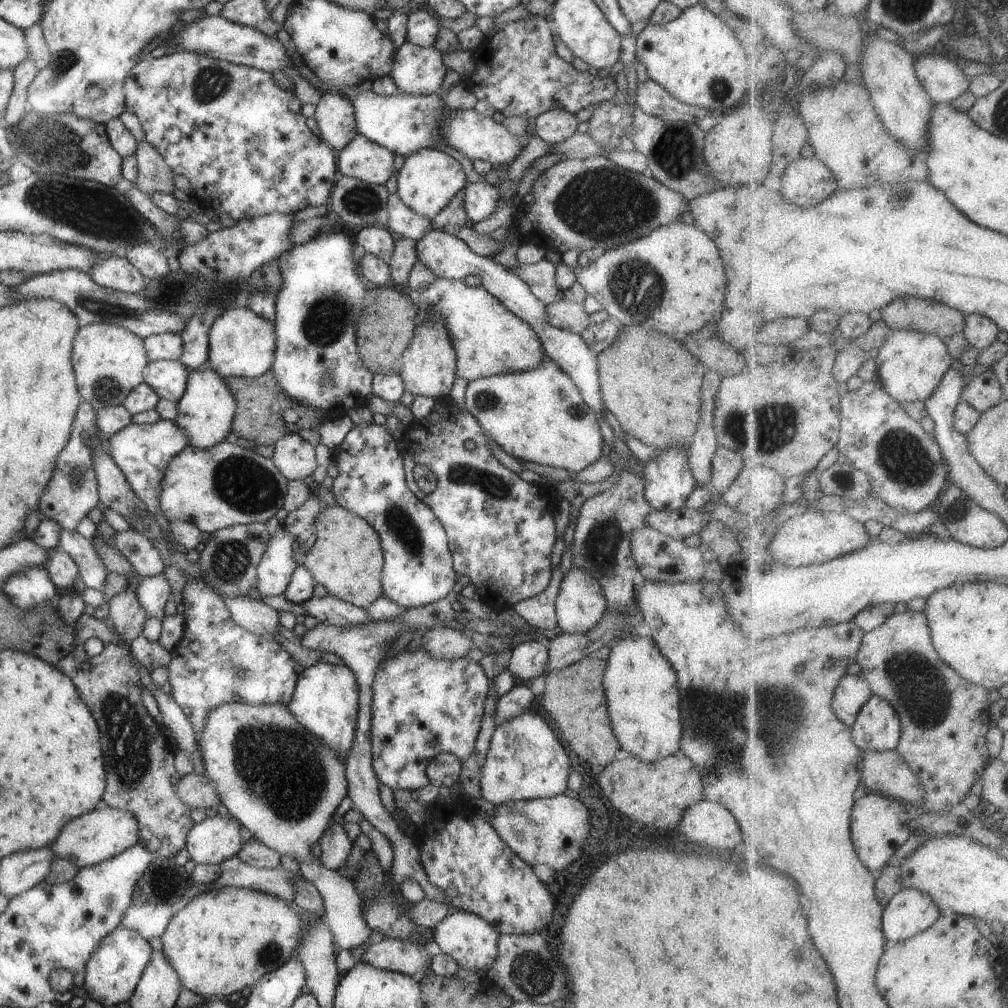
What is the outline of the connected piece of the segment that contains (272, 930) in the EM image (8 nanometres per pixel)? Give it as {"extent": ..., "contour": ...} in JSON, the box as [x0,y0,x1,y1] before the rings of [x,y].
{"extent":[162,886,301,999],"contour":[[[224,886],[202,892],[176,911],[168,922],[162,940],[164,958],[176,970],[183,988],[192,990],[203,999],[219,996],[227,999],[234,992],[253,986],[259,978],[284,966],[297,952],[301,939],[299,910],[292,903],[266,892],[250,888]]]}

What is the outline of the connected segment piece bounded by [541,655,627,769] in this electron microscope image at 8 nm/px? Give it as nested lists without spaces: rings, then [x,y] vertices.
[[[593,655],[566,668],[552,670],[550,674],[545,674],[545,691],[541,696],[542,710],[546,712],[546,718],[558,738],[562,738],[562,742],[568,744],[568,748],[582,760],[602,769],[627,755],[612,732],[602,688],[605,668],[606,661]]]

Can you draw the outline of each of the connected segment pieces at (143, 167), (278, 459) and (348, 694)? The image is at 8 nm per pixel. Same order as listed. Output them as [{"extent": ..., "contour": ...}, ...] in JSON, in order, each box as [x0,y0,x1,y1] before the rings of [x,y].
[{"extent":[135,139,175,194],"contour":[[[146,139],[137,142],[136,158],[138,174],[135,184],[144,194],[164,192],[173,194],[175,174],[164,159]]]},{"extent":[272,433,318,481],"contour":[[[298,433],[286,435],[274,443],[272,460],[288,481],[303,481],[318,465],[315,447]]]},{"extent":[288,662,359,760],"contour":[[[318,662],[305,668],[298,675],[288,710],[298,724],[314,734],[322,744],[336,752],[342,760],[350,754],[356,738],[356,717],[359,709],[359,686],[356,676],[346,664]]]}]

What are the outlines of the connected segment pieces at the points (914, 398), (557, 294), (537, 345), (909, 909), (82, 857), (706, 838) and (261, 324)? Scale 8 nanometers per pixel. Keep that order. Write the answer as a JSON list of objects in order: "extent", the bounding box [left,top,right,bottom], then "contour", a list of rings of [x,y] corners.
[{"extent":[876,330,957,402],"contour":[[[894,330],[876,359],[880,366],[880,382],[900,402],[927,402],[957,364],[946,339],[918,330]]]},{"extent":[512,258,563,305],"contour":[[[546,258],[530,265],[516,264],[512,272],[521,278],[532,294],[545,305],[562,300],[563,290],[556,286],[556,265]]]},{"extent":[410,278,548,380],"contour":[[[436,278],[424,290],[410,295],[421,320],[440,316],[457,358],[456,376],[473,380],[538,368],[548,357],[538,335],[488,290],[468,286],[463,280]]]},{"extent":[884,887,942,943],"contour":[[[906,887],[890,903],[884,926],[890,943],[903,942],[926,932],[942,918],[941,905],[924,890]]]},{"extent":[50,807,140,869],"contour":[[[107,807],[103,810],[94,809],[73,818],[60,830],[56,842],[50,845],[56,857],[68,858],[79,869],[98,864],[113,856],[118,856],[127,848],[134,846],[140,840],[140,826],[136,818],[128,810]]]},{"extent":[678,799,742,850],"contour":[[[706,799],[688,806],[682,812],[678,826],[686,838],[710,848],[730,850],[742,840],[736,818],[722,804]]]},{"extent":[208,306,276,378],"contour":[[[248,306],[227,308],[216,317],[208,333],[208,364],[212,370],[226,377],[256,378],[271,370],[276,350],[276,328],[274,320],[266,320],[258,316]]]}]

